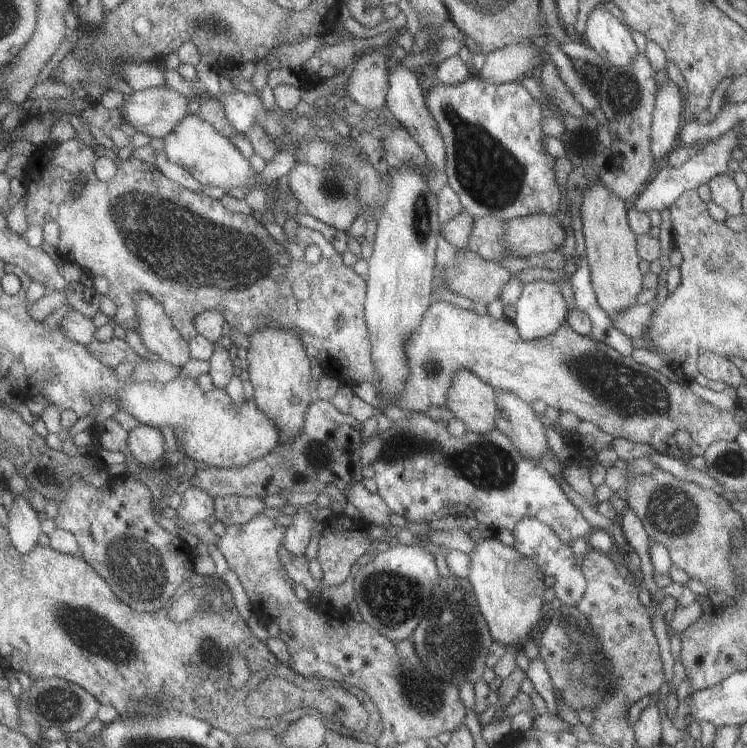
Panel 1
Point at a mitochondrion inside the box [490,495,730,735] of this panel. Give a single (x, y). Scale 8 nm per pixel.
(598, 674)

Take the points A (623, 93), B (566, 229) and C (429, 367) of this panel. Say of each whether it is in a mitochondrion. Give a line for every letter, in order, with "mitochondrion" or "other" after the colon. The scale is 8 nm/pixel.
A: mitochondrion
B: other
C: mitochondrion

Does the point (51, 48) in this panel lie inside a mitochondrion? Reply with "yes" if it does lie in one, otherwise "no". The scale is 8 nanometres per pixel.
no

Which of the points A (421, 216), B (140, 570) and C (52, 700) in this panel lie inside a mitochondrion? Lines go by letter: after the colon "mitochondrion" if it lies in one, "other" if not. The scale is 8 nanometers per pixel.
A: mitochondrion
B: mitochondrion
C: mitochondrion

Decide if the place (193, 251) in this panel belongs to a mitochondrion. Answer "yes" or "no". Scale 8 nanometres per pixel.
yes

